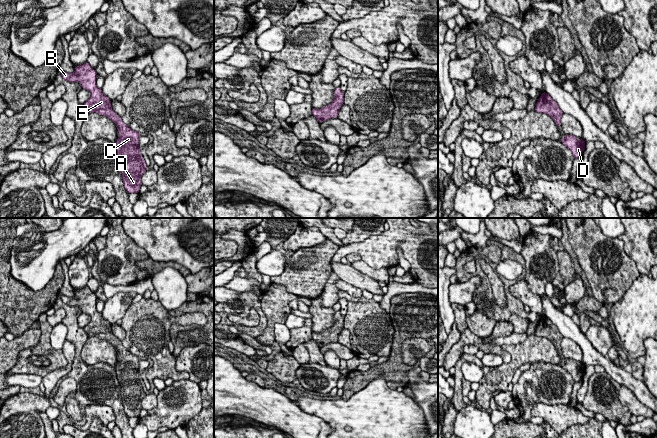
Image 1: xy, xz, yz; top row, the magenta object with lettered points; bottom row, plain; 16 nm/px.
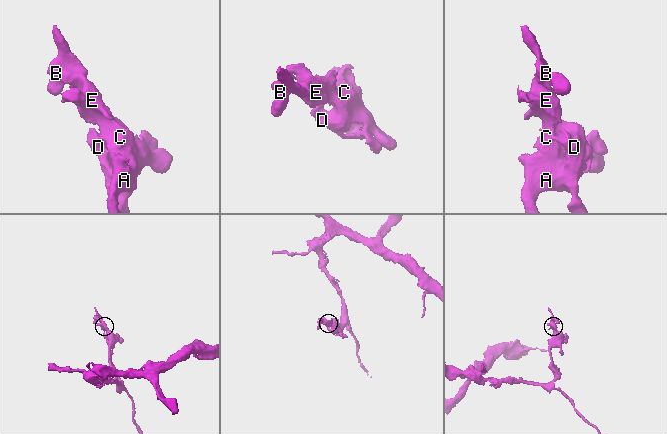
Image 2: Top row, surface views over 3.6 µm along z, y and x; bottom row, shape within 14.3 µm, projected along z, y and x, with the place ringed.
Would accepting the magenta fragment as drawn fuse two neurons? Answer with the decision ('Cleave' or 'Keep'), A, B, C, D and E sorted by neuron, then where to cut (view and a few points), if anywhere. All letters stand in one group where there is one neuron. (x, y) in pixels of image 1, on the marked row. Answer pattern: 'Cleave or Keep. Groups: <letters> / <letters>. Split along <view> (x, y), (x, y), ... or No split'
Keep. Groups: A B C D E. No split

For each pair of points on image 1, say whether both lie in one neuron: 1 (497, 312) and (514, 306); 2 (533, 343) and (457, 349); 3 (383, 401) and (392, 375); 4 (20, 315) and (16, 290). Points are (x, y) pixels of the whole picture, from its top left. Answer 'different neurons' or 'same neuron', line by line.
1: same neuron
2: different neurons
3: different neurons
4: same neuron

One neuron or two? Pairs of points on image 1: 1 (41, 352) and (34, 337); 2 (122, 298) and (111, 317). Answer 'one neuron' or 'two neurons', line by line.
1: two neurons
2: one neuron

